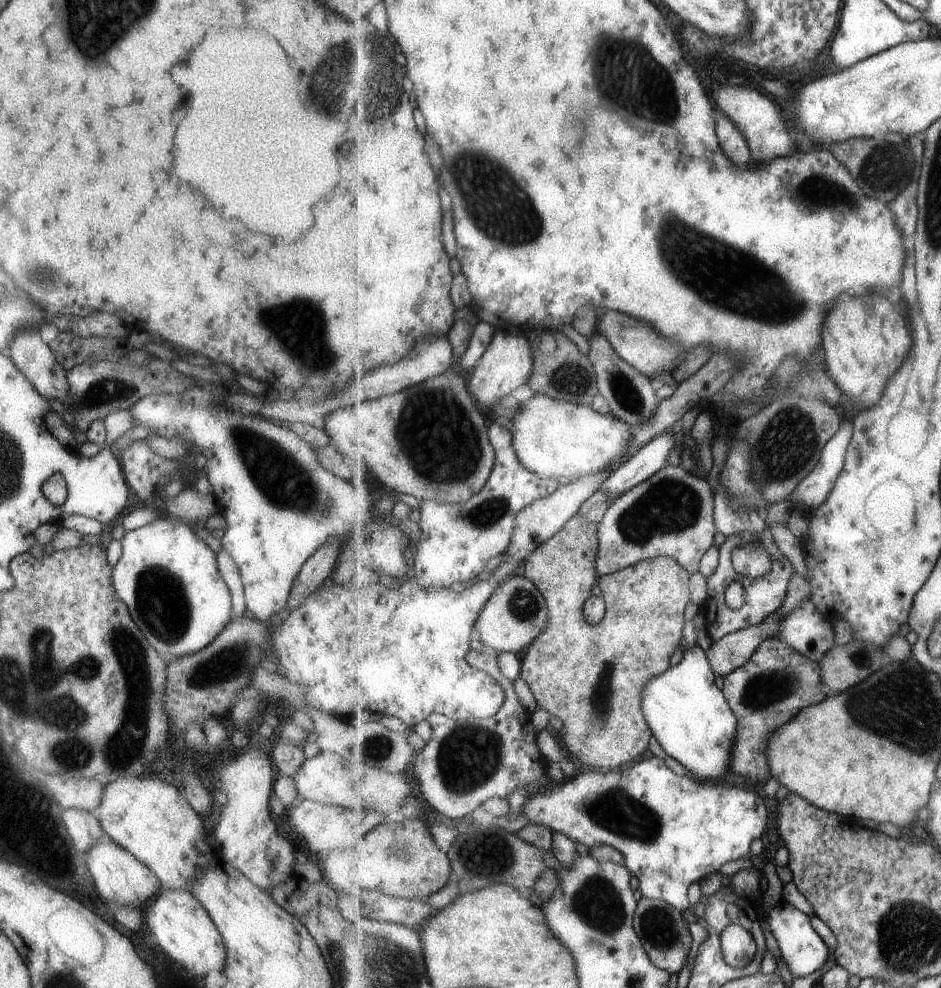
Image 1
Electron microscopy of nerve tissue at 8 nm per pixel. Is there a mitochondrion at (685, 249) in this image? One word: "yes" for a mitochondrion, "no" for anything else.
yes

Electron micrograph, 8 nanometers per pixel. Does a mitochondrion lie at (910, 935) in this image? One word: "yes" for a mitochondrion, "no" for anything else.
yes

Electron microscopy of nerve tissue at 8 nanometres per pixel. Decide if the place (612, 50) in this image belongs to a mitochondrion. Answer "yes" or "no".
yes

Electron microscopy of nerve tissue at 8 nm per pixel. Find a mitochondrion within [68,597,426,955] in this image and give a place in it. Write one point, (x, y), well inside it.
(132, 659)

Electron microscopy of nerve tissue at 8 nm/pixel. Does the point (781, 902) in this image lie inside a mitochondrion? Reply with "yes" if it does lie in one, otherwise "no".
no

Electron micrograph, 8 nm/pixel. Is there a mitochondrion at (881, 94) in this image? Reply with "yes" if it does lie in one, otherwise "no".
no

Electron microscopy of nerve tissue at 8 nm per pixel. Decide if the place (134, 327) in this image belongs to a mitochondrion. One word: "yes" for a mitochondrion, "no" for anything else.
no

